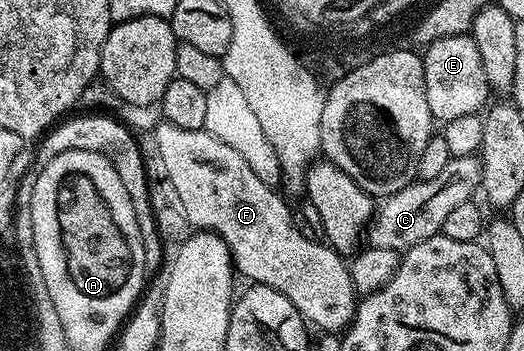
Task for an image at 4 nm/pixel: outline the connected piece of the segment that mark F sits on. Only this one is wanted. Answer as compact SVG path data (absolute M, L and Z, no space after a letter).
M164 120L158 122L153 130L153 146L157 149L157 158L161 161L166 176L169 177L166 178L168 185L173 186L183 200L182 211L186 214L190 227L219 235L231 252L236 273L240 277L242 274L249 278L245 280L250 283L283 292L283 296L287 296L287 300L295 304L306 323L314 327L317 325L321 332L344 331L353 318L353 311L357 309L359 301L358 295L353 293L346 259L324 241L307 240L307 236L302 236L293 223L290 203L285 203L286 199L274 187L263 184L263 180L259 180L259 176L251 172L247 160L243 160L243 156L239 156L235 148L223 144L223 140L211 136L204 128L188 130Z

